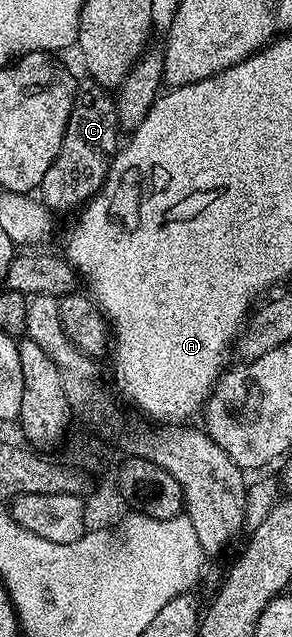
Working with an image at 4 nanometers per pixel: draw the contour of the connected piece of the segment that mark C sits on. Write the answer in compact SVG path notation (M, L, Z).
M97 85L91 88L91 91L77 92L68 117L64 141L60 145L60 153L56 161L52 161L48 173L44 173L40 199L54 213L70 211L73 207L78 209L90 202L93 195L104 185L110 160L120 146L118 110L114 104L114 95Z

